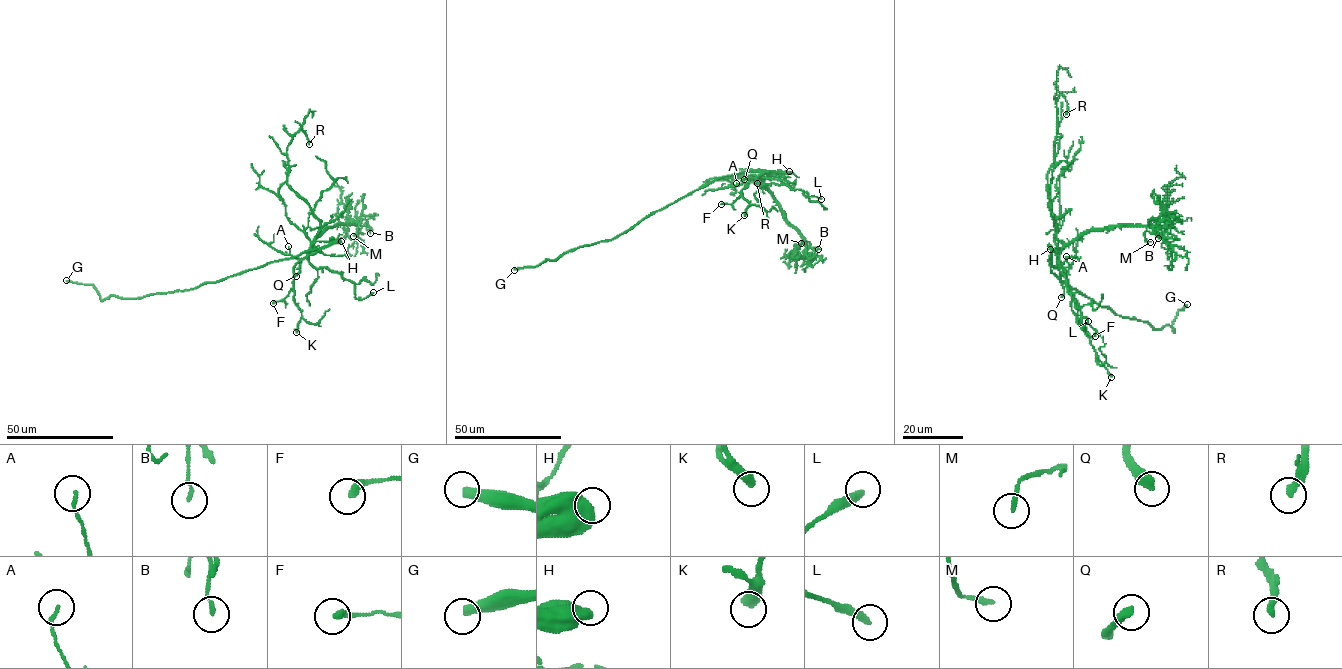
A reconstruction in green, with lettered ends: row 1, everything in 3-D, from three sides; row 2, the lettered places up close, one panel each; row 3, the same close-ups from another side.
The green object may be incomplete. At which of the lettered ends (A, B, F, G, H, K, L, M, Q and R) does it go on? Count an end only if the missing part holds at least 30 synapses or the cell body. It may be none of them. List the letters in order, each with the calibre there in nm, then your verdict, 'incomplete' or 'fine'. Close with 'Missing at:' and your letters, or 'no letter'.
A: 120 nm | fine
B: 130 nm | fine
F: 280 nm | fine
G: 400 nm | fine
H: 750 nm | fine
K: 480 nm | fine
L: 340 nm | fine
M: 180 nm | fine
Q: 420 nm | incomplete
R: 300 nm | fine
Missing at: Q

